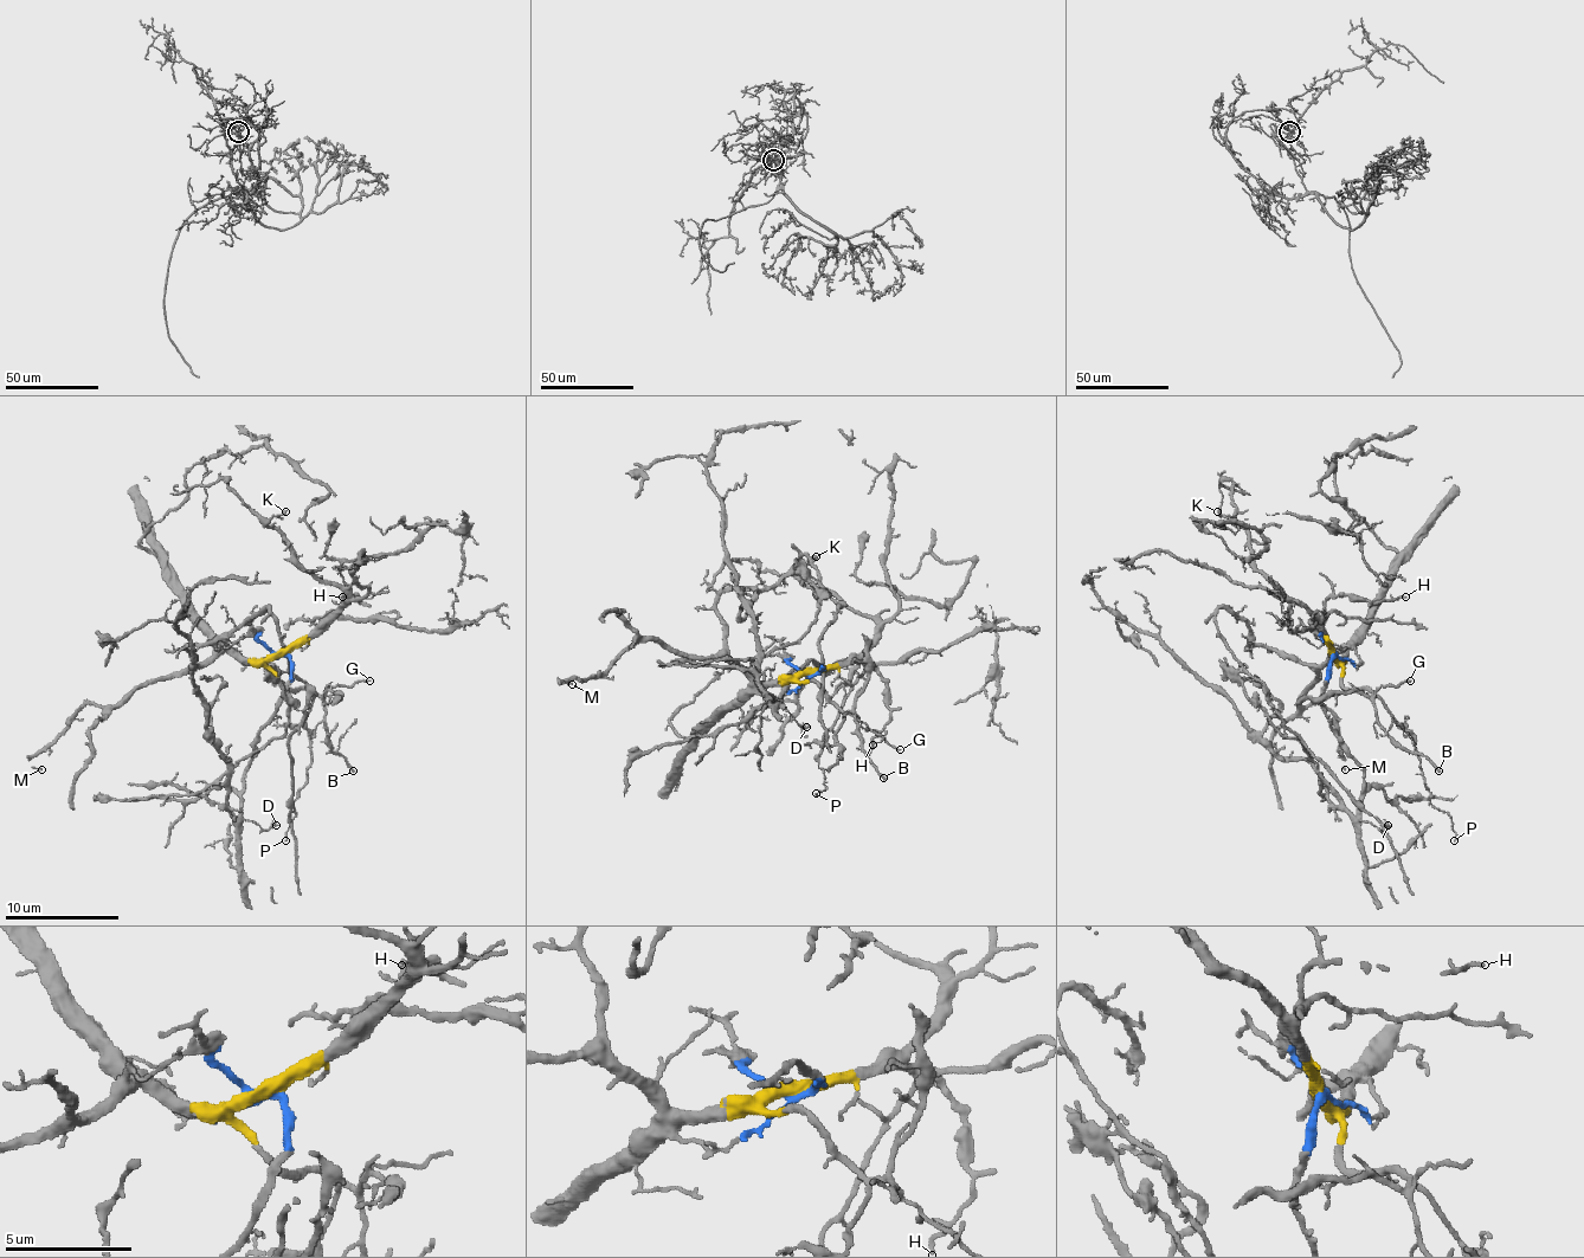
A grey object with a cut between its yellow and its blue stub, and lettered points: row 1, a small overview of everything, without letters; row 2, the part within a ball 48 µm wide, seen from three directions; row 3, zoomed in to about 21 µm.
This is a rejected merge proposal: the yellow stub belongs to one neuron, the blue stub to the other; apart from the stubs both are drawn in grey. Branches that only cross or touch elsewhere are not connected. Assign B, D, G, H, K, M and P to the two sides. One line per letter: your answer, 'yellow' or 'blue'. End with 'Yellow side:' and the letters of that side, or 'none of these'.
B: yellow
D: blue
G: yellow
H: yellow
K: yellow
M: yellow
P: yellow
Yellow side: B, G, H, K, M, P

